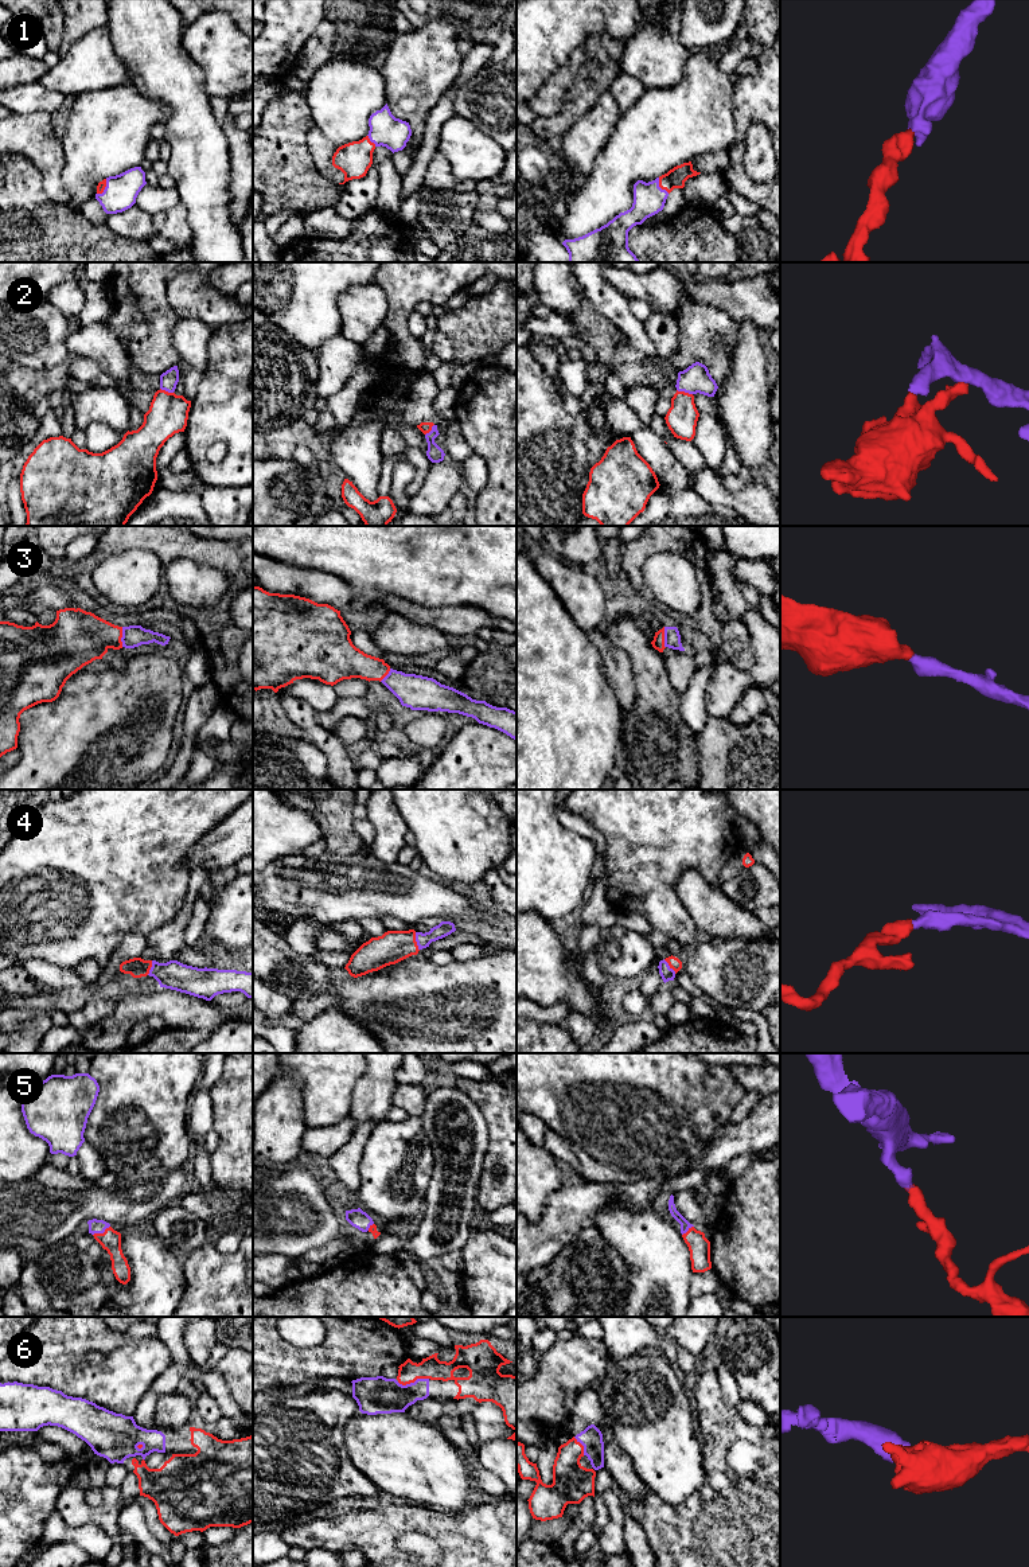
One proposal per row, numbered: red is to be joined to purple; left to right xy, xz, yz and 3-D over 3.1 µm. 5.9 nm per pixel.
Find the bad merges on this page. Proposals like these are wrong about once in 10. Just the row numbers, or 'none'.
none

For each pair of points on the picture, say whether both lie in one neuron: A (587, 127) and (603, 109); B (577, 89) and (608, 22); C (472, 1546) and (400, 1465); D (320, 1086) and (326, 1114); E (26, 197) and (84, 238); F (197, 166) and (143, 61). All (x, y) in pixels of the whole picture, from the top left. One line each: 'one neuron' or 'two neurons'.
A: one neuron
B: two neurons
C: two neurons
D: one neuron
E: one neuron
F: one neuron

